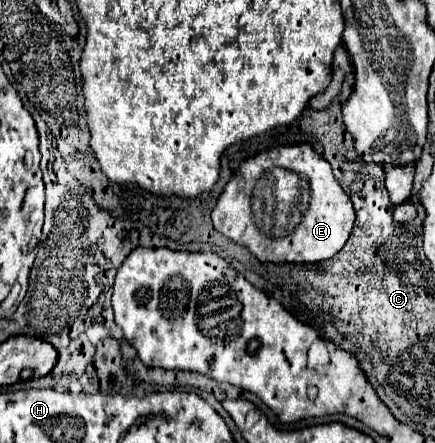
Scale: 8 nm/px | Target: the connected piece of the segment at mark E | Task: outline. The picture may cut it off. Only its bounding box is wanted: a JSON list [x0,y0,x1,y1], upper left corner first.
[211,144,355,264]

